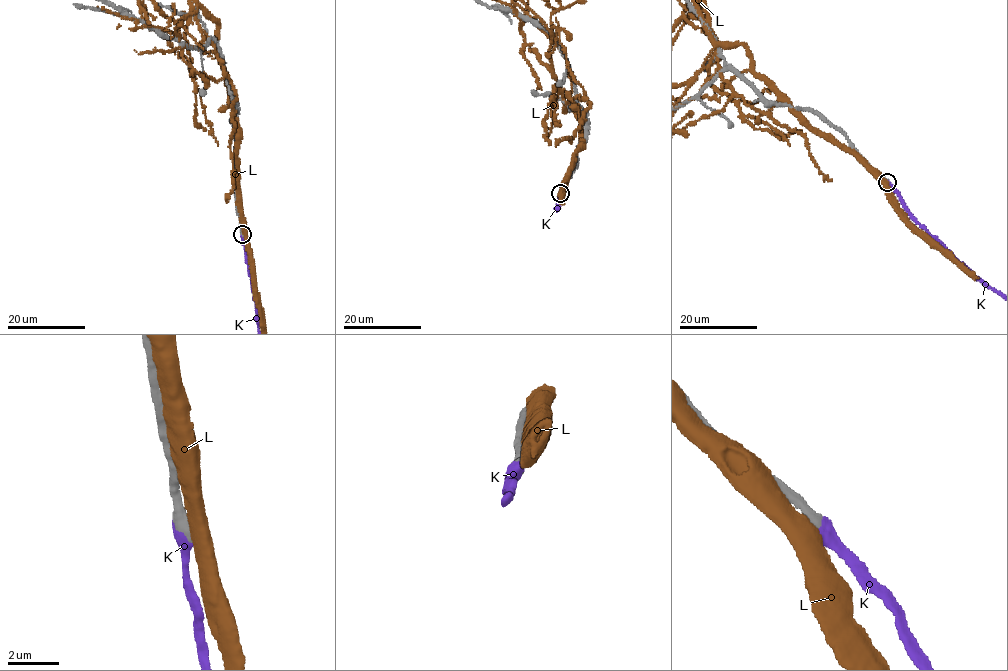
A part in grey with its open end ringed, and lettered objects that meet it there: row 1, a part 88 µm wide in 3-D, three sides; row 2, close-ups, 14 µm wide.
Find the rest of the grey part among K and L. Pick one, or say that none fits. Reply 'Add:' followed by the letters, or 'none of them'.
Add: K

